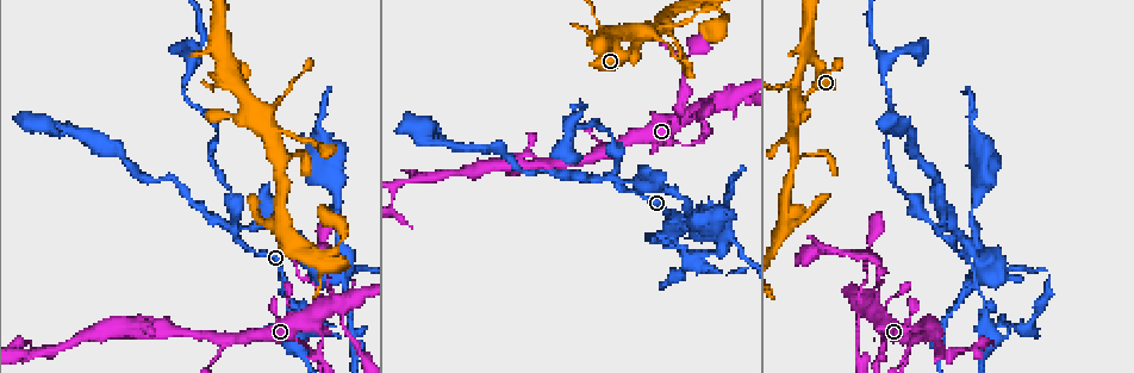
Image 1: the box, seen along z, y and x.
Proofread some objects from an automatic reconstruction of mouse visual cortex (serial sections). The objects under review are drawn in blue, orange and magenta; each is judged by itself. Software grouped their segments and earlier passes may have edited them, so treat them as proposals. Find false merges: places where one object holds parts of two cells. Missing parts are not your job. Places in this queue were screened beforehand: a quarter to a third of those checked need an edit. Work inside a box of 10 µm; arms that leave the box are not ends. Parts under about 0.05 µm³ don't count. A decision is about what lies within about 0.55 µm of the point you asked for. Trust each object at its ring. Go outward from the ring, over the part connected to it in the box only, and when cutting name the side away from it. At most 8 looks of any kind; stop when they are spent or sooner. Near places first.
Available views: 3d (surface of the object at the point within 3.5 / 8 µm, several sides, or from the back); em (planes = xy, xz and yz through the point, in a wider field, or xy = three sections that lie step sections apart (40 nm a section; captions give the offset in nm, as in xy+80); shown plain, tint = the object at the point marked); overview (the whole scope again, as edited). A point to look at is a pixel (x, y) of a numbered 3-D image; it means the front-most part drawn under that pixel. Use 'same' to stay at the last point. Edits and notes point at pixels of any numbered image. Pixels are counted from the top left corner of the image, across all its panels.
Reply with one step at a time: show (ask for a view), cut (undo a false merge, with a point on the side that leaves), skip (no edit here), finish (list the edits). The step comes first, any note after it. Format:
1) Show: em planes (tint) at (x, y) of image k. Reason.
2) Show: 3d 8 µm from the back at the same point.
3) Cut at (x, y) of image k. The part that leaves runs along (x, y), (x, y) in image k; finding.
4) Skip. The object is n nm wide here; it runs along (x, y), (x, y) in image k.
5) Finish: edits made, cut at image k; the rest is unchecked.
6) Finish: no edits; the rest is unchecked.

Show: 3d 3.5 µm from the back at (232, 235) of image 1. Small branch off a trunk.

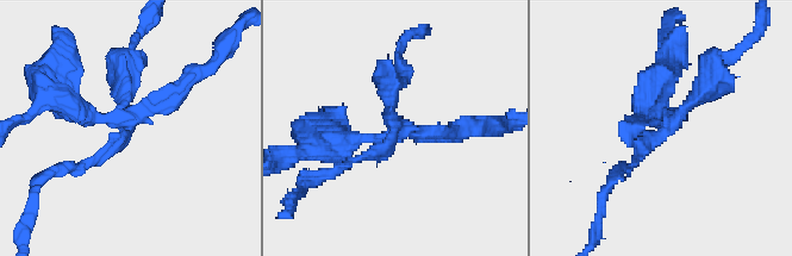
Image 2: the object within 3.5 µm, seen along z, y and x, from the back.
Show: em xy step 2 (tint) at (395, 130) of image 2. 4 arms meet here; the arms are 100, 200, 300, 300 nm wide.

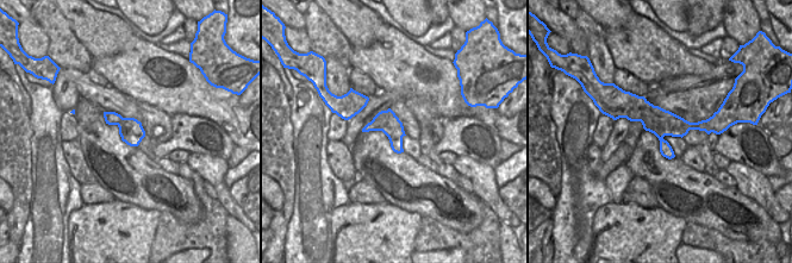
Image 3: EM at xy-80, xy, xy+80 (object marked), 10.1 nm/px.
Cut at (345, 133) of image 2. The part that leaves runs along (384, 138), (357, 138), (295, 154) in image 2; two cells meet here.

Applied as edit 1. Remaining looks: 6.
Show: overview.

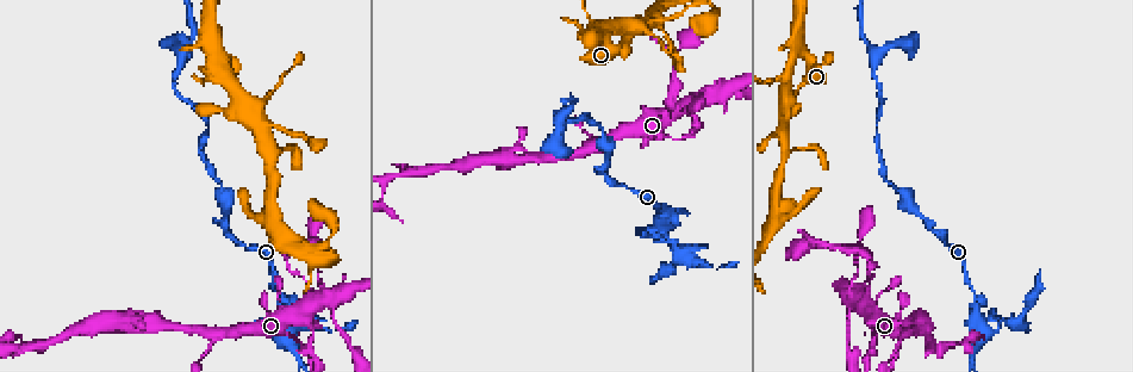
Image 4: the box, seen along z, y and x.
Show: 3d 3.5 µm at (909, 331) of image 4. Two arms in line, one across.

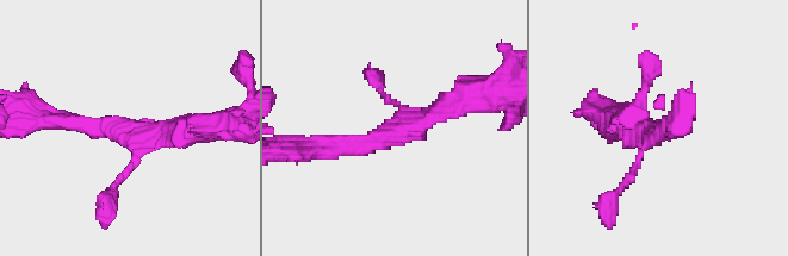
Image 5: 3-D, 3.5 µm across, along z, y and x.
Skip. It runs along (483, 93), (409, 130), (336, 142) in image 5; all the same cell.

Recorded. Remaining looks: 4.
Show: 3d 3.5 µm at (690, 102) of image 4. Small branch off a trunk.

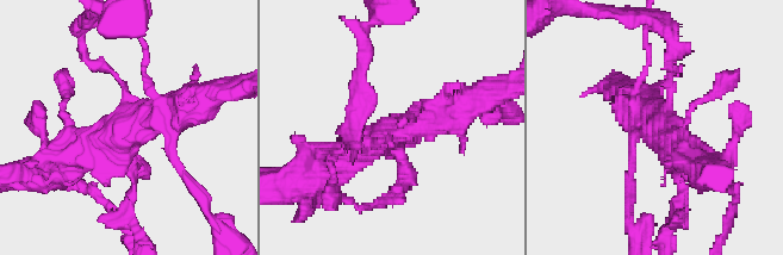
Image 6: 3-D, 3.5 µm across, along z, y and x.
Show: em xy step 5 (tint) at (391, 134) of image 6. 4 arms meet here; the arms are 100, 200, 450, 450 nm wide; need the tissue.

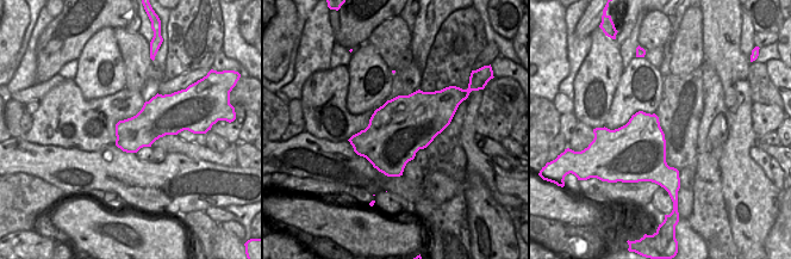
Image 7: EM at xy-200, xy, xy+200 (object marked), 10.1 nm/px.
Skip. It runs along (334, 167), (385, 134), (463, 103) in image 6; one cell here.

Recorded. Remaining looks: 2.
Finish: edits made, cut at image 2; the rest is unchecked.

